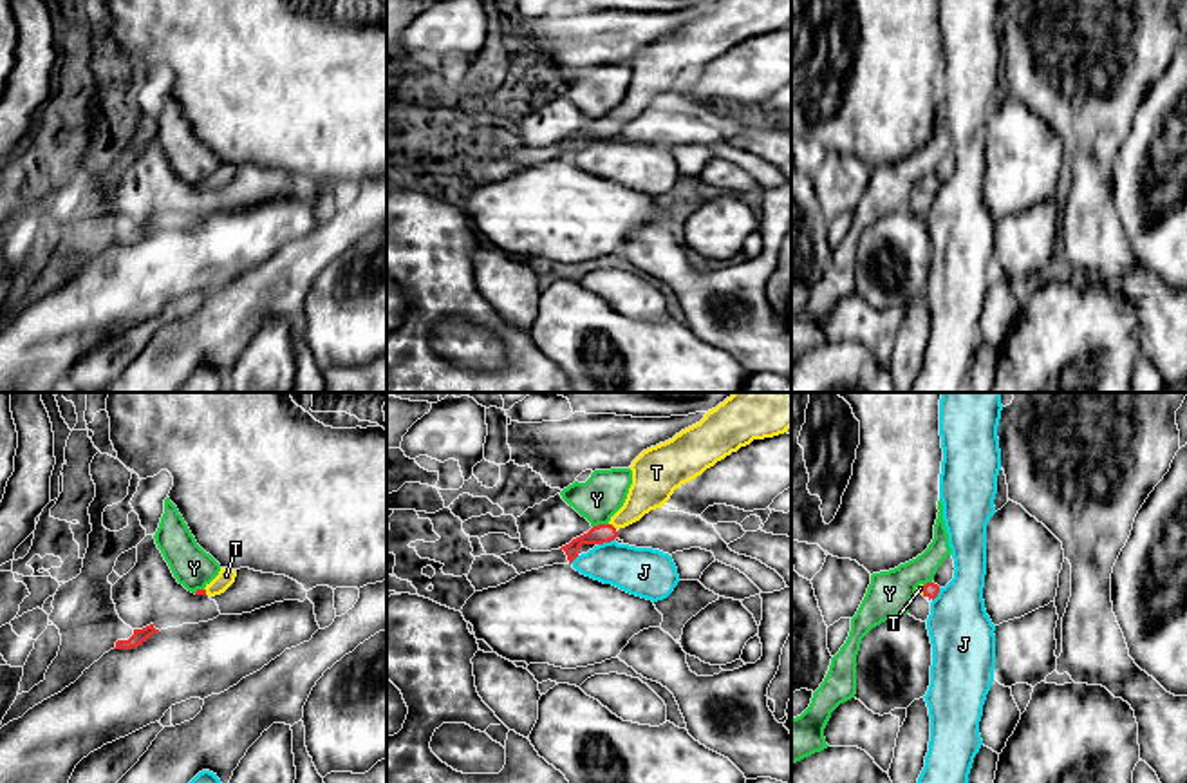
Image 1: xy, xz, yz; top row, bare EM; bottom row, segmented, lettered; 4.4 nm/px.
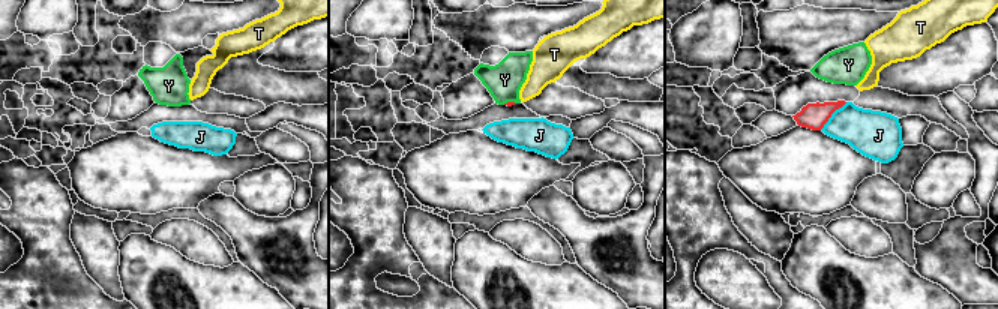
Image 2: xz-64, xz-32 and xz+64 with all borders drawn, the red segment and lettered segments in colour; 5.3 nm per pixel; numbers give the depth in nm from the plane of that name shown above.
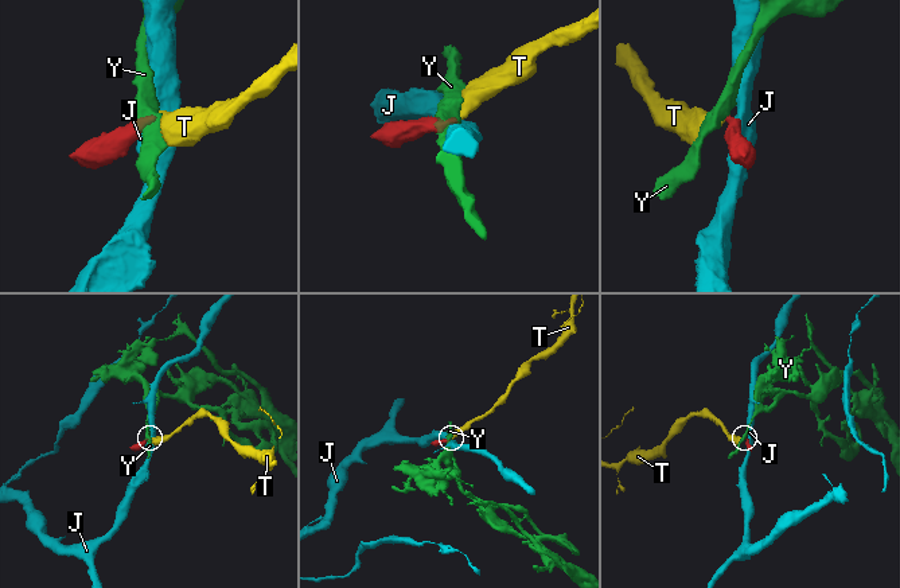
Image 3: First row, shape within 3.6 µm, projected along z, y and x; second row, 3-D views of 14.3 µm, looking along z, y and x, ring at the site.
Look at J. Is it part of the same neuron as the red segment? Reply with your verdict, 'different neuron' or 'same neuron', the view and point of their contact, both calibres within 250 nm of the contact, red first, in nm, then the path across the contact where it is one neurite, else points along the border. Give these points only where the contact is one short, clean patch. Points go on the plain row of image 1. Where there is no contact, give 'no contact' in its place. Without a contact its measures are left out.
different neuron; meets red in xz at (606, 136); 90 nm thick on the red side, 220 nm on the other; border along xz (613, 134), (598, 140)

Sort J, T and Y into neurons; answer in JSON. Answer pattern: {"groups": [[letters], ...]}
{"groups": [["J"], ["T"], ["Y"]]}

